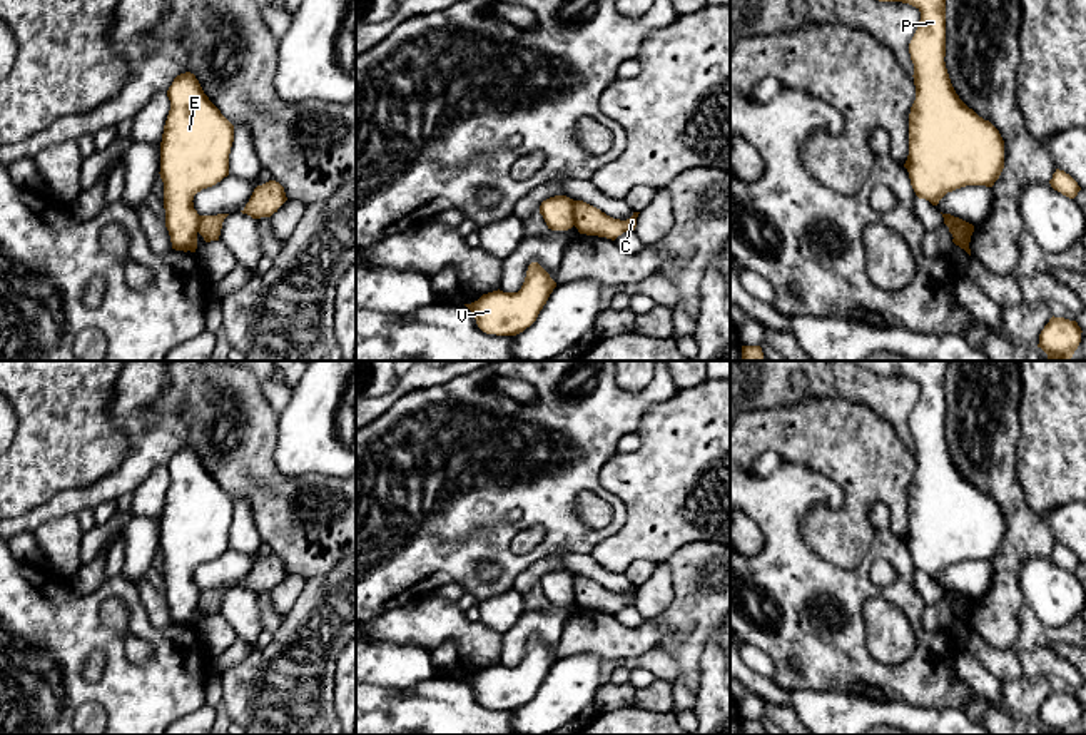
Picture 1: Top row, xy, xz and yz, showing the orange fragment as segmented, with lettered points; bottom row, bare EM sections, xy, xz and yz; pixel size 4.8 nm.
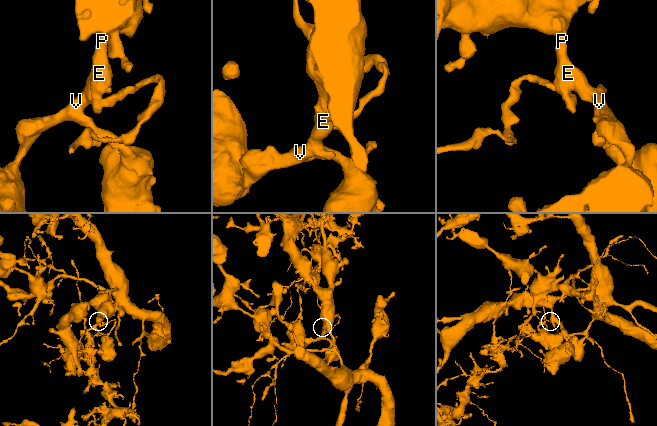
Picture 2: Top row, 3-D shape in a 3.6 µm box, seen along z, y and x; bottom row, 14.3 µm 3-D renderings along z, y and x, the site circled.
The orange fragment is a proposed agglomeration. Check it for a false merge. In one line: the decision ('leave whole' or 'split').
split

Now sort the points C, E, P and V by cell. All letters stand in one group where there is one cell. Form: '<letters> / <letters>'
C / E P V

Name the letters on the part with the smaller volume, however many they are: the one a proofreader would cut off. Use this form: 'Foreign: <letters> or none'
Foreign: C

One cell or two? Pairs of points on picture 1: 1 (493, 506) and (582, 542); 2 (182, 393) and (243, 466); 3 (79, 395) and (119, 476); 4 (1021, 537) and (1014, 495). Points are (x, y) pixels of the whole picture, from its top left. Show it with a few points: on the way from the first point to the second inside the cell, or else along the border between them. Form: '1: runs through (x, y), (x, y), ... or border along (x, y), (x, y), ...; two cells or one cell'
1: runs through (515, 500), (538, 500), (560, 522); one cell
2: runs through (201, 411), (238, 448); one cell
3: border along (122, 430), (127, 438), (127, 456), (81, 486); two cells
4: runs through (1021, 527), (1014, 505); one cell

